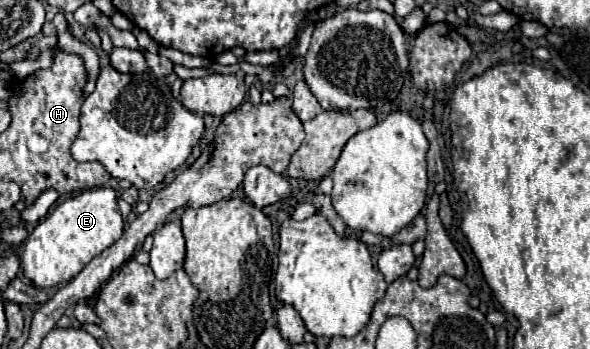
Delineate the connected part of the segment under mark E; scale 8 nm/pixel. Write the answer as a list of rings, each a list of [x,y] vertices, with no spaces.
[[[97,188],[87,190],[75,198],[69,198],[61,204],[57,204],[45,220],[41,220],[33,232],[29,234],[29,240],[21,254],[21,270],[23,276],[29,278],[37,288],[53,288],[61,282],[71,282],[95,256],[99,256],[103,250],[107,250],[115,240],[119,240],[123,234],[123,218],[117,208],[117,192],[111,188]]]

